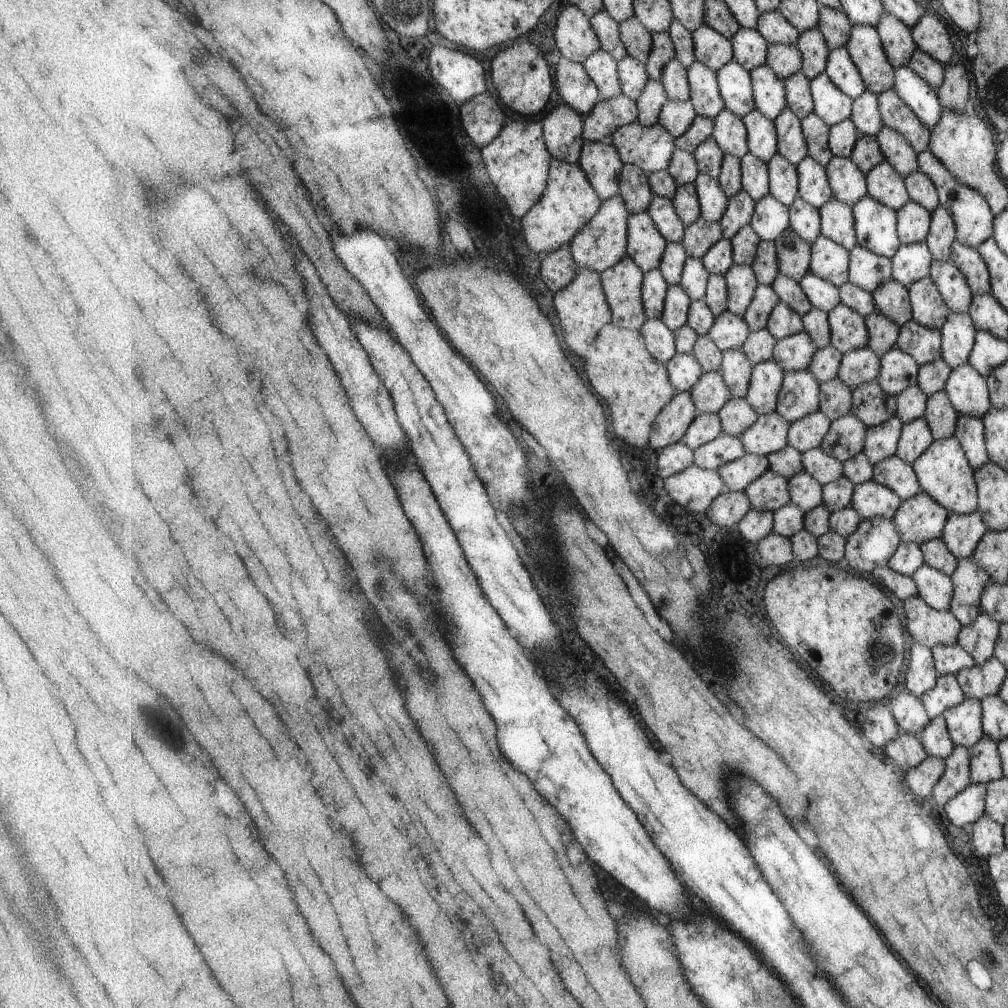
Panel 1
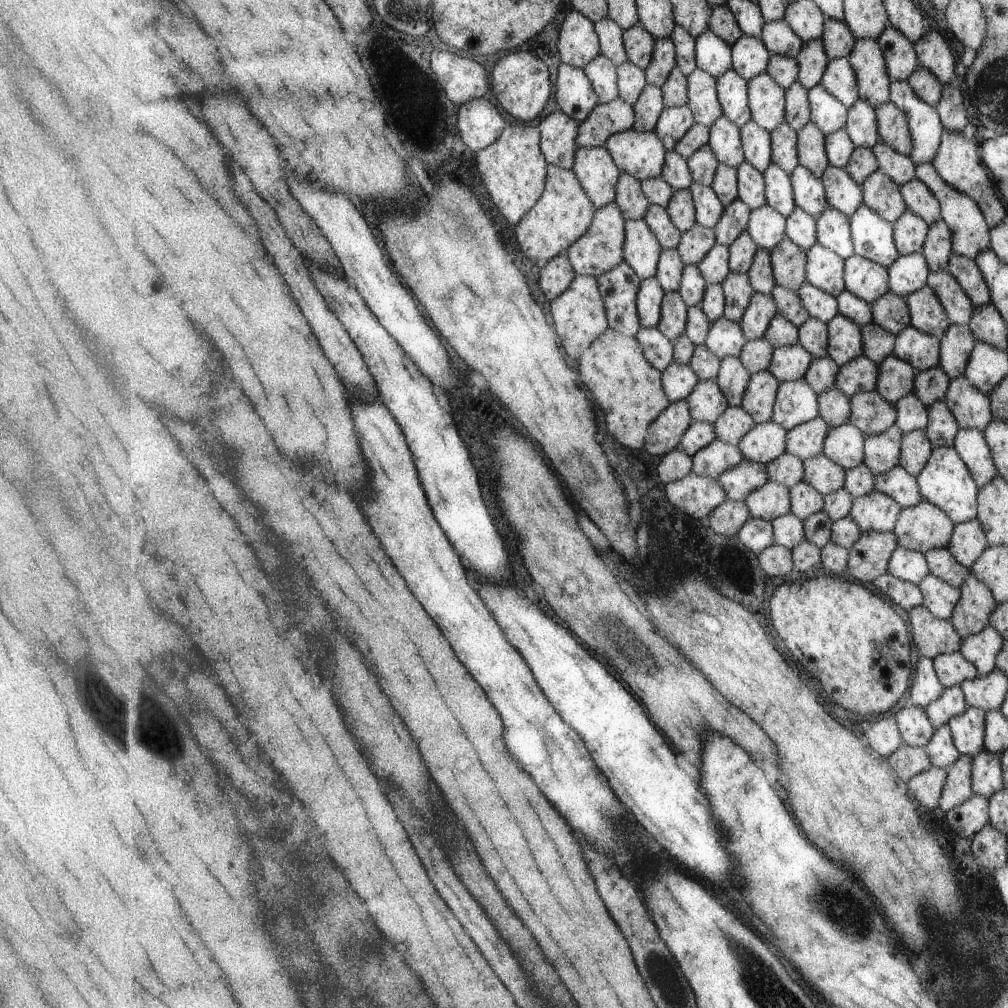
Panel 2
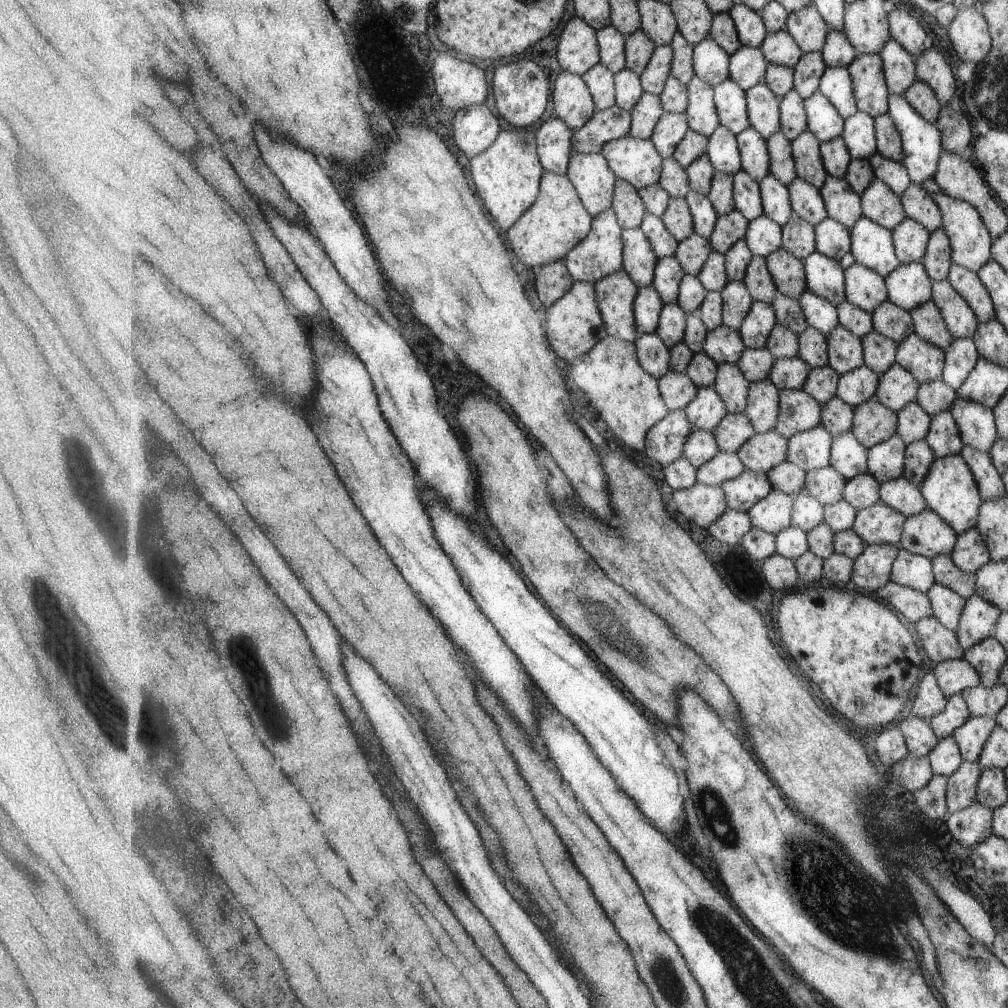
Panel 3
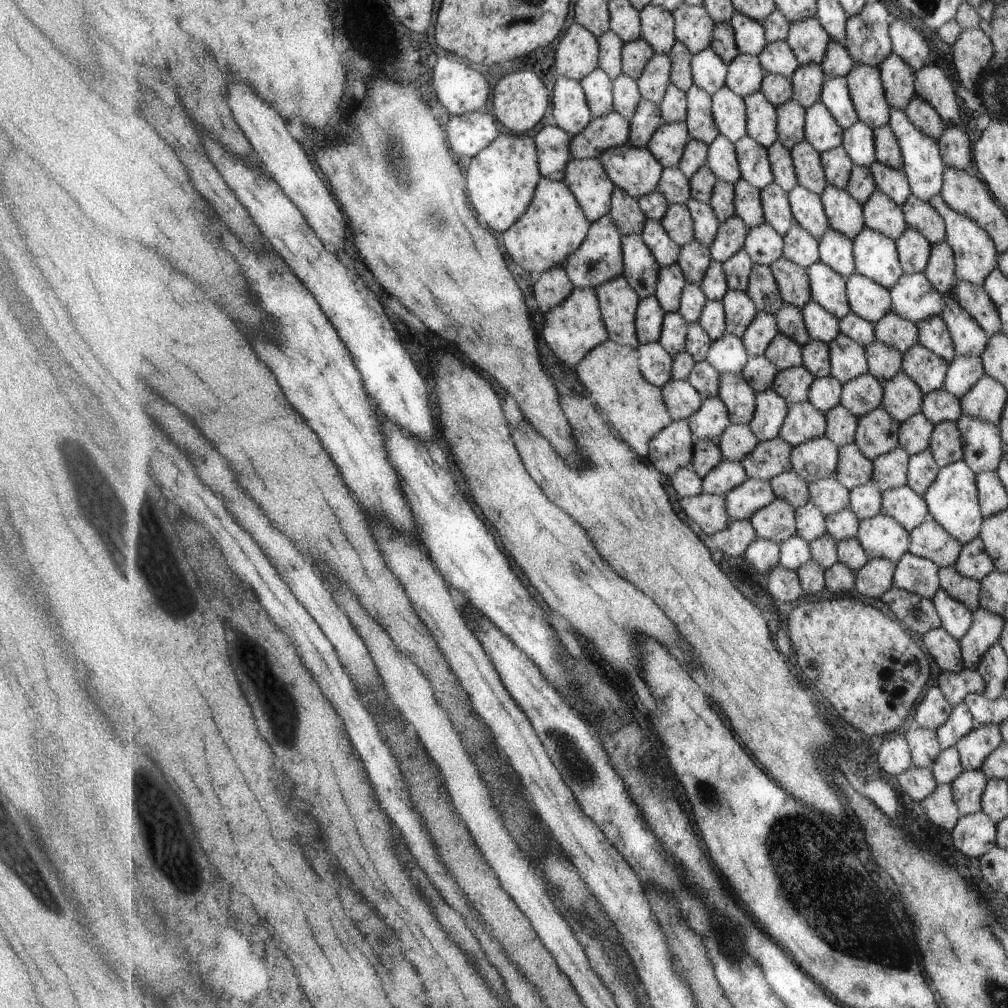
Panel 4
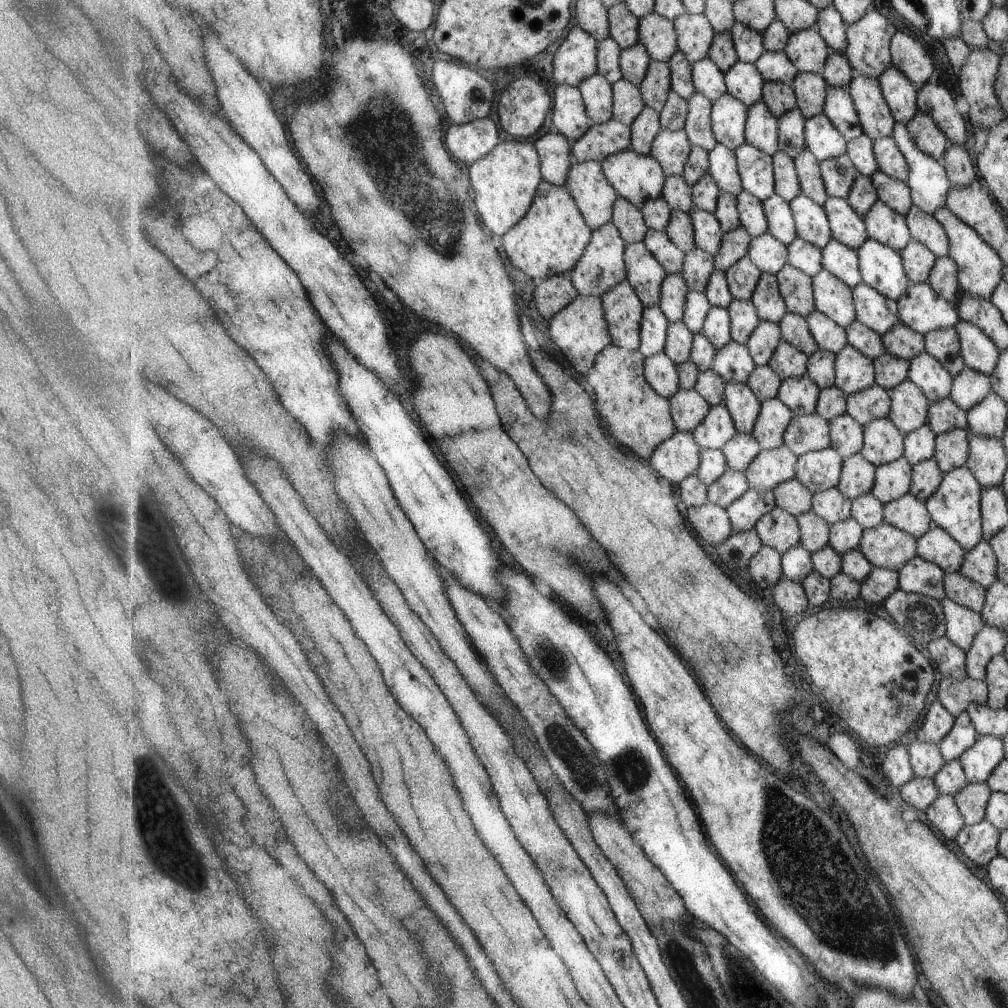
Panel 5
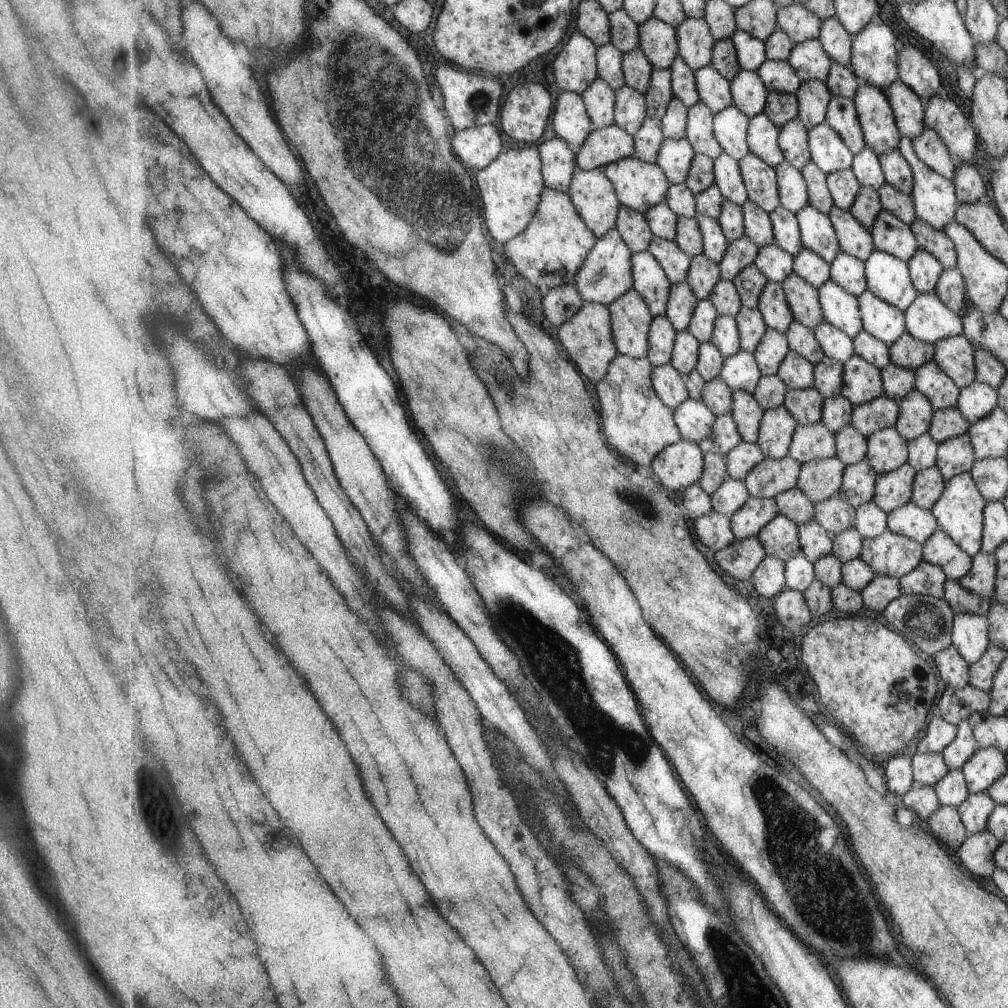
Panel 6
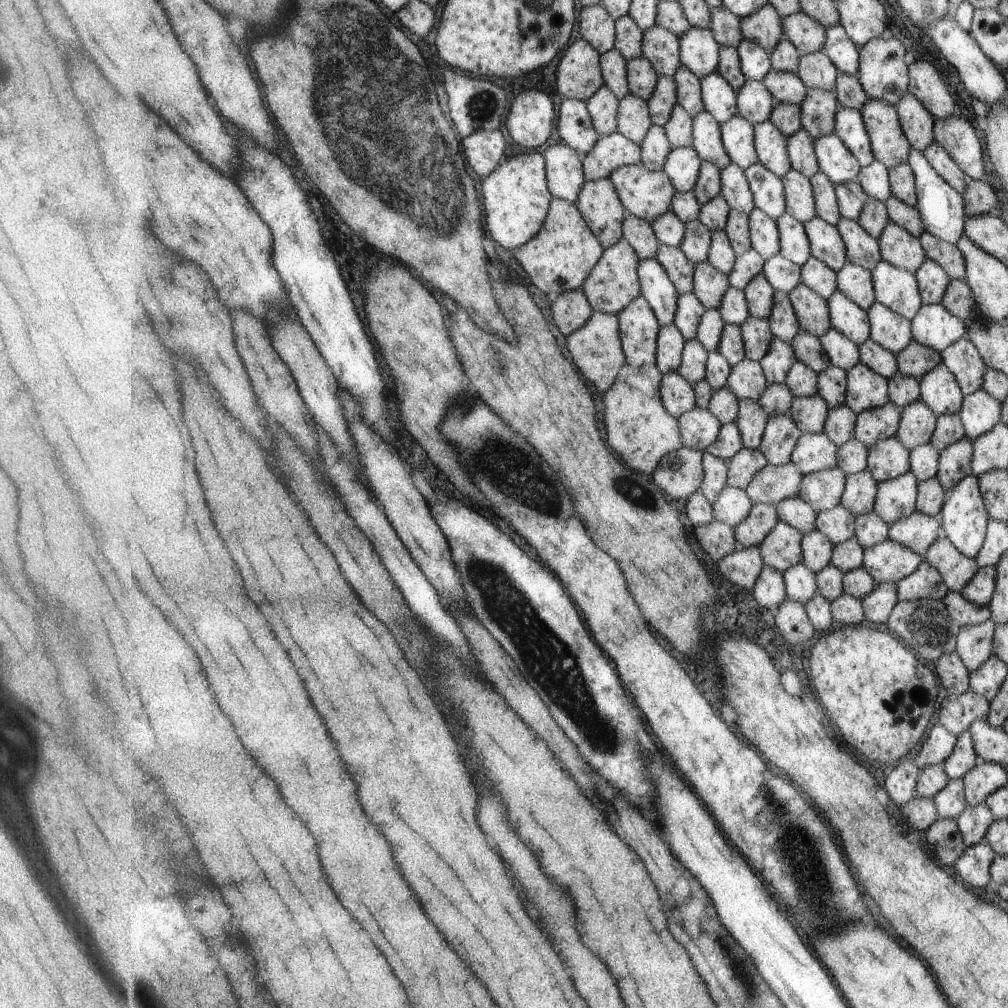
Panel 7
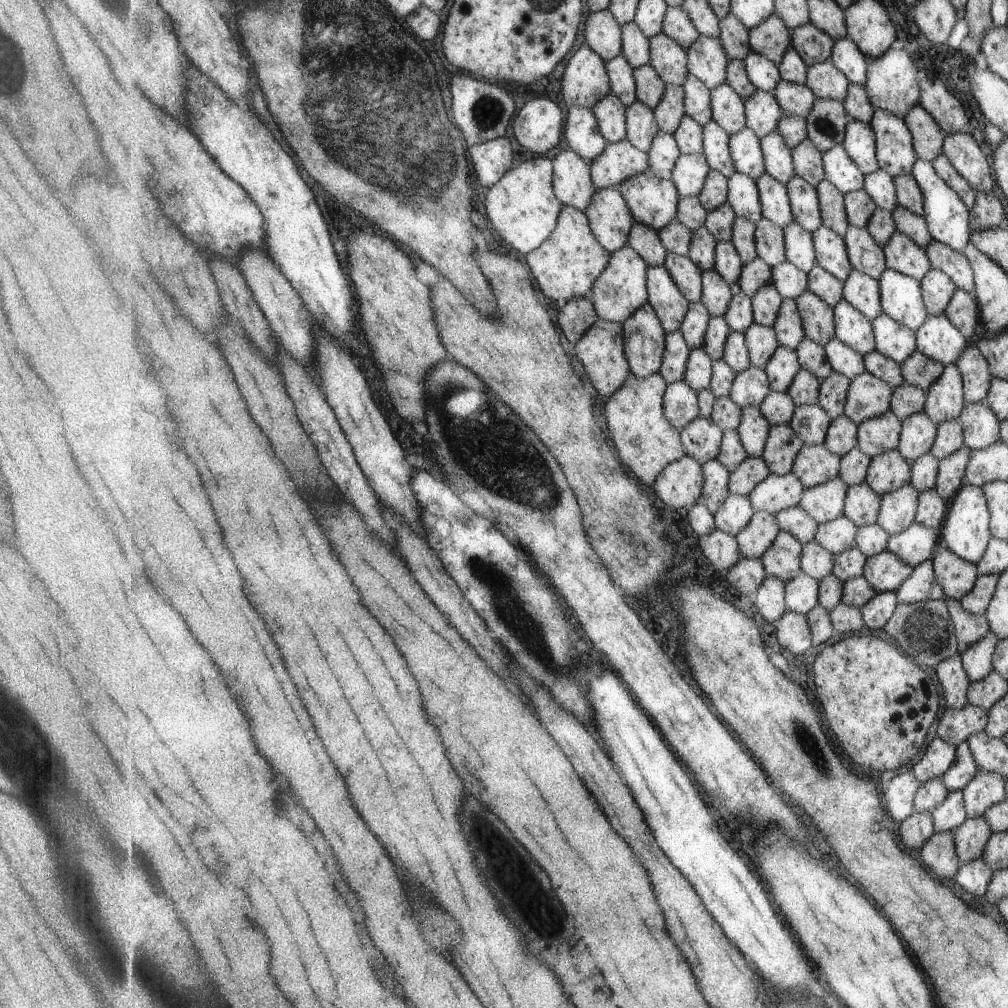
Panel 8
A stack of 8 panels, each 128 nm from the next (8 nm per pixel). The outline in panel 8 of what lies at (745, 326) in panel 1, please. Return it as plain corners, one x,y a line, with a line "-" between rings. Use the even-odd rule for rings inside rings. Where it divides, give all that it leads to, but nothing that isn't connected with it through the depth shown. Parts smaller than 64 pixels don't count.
752,364
747,371
736,374
730,398
743,409
744,407
760,406
770,392
770,378
766,370

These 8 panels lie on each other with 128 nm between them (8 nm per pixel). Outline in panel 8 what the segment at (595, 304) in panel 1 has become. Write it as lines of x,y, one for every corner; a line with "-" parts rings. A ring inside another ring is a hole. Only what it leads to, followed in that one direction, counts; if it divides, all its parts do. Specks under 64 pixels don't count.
599,319
586,335
575,345
577,357
583,364
592,383
598,388
599,394
611,398
630,378
630,361
627,360
624,348
624,324

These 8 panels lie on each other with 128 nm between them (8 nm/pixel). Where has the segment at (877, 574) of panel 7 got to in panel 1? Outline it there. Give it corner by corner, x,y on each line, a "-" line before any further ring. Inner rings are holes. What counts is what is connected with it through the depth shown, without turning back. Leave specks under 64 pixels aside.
871,480
855,485
851,507
861,516
862,521
881,516
894,519
902,506
902,498
888,487

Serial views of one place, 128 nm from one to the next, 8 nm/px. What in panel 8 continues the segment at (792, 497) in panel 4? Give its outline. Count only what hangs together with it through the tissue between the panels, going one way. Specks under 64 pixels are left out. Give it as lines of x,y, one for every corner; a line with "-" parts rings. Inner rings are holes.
800,505
776,515
781,531
792,533
803,545
814,542
818,536
818,522

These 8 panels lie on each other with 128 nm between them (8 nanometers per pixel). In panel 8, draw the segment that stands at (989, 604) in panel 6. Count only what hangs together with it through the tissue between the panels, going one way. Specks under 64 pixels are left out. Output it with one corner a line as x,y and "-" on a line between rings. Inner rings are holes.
947,599
946,604
958,633
958,652
963,654
971,644
982,640
991,631
991,620
986,614
968,612
960,601

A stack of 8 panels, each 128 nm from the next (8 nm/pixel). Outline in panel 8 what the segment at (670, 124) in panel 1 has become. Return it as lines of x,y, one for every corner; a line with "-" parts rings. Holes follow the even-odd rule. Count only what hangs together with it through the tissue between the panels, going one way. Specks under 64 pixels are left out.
681,154
674,167
672,181
680,196
698,196
705,187
710,172
709,164
703,154

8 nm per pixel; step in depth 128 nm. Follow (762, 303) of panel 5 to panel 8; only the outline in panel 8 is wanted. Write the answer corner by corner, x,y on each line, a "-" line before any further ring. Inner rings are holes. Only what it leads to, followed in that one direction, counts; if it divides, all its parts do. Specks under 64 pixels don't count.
784,298
773,326
780,346
797,349
806,338
803,320
795,299

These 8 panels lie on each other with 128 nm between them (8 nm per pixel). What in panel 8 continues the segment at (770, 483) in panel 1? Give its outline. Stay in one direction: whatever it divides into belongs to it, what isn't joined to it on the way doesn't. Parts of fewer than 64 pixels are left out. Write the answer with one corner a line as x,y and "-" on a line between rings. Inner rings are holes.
782,531
761,559
765,571
785,583
794,580
802,572
803,550
804,545
797,537

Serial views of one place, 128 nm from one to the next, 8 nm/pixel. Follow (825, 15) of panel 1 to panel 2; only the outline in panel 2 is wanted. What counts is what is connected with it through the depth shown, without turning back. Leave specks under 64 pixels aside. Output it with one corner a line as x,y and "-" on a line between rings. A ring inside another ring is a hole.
827,17
822,40
830,59
849,58
856,44
855,34
845,20

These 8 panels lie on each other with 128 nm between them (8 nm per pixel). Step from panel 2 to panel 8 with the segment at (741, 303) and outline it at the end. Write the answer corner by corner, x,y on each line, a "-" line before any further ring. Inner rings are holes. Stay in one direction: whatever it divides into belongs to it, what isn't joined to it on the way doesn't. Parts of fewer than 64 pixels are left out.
755,322
745,332
745,337
750,350
751,363
758,368
766,369
769,360
780,346
774,328

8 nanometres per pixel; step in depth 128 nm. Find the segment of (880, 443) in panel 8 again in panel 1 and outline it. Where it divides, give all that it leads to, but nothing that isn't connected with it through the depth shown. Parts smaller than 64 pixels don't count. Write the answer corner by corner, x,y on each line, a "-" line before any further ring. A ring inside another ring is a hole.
867,346
844,355
838,378
851,389
855,389
878,380
881,368
881,358

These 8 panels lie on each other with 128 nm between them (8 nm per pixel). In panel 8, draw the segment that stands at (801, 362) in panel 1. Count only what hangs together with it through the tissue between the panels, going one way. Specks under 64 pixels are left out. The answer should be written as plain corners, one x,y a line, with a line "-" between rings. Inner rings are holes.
818,404
797,406
790,426
809,445
823,445
831,427
830,415

